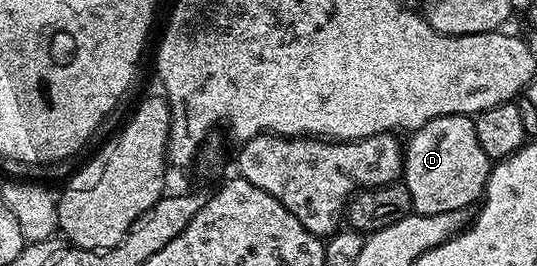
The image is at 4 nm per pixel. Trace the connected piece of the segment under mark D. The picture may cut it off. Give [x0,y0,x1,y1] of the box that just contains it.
[401,113,493,215]

